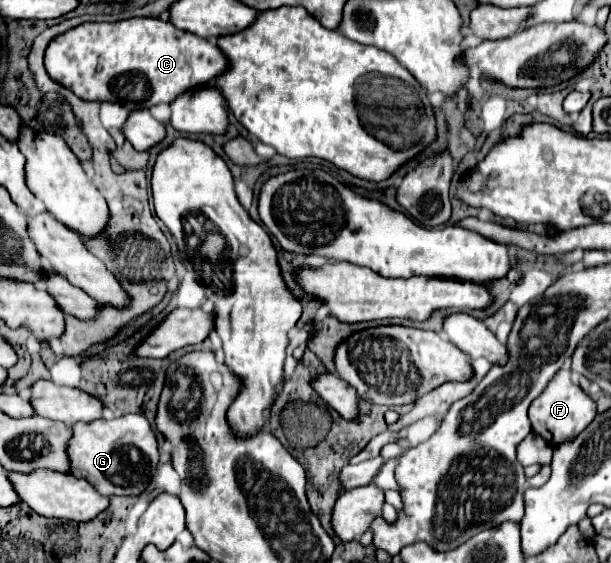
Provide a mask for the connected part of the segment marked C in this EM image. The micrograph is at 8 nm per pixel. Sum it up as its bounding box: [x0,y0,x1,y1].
[44,18,226,110]

